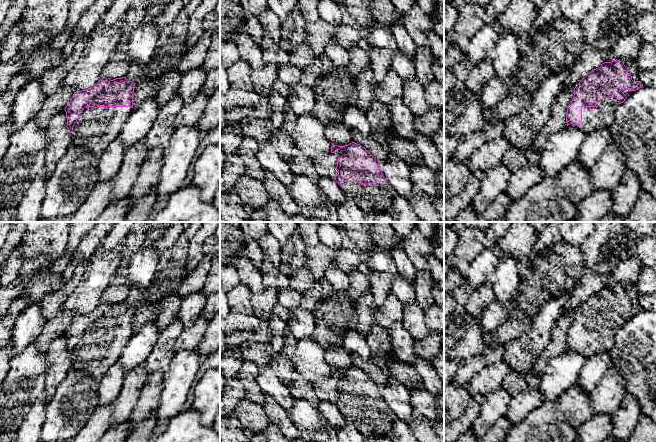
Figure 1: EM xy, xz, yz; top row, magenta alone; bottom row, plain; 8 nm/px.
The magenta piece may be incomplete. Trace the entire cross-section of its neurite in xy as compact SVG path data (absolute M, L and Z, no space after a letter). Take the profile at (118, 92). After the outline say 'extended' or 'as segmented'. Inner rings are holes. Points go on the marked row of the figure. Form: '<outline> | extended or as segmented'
M126 77L113 80L100 80L93 87L74 92L65 107L67 129L72 133L70 147L88 148L96 155L103 151L118 138L121 129L133 111L133 94L135 83Z | extended

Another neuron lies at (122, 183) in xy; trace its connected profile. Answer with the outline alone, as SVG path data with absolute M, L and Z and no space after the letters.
M144 139L127 148L122 165L112 179L111 202L128 197L148 151Z

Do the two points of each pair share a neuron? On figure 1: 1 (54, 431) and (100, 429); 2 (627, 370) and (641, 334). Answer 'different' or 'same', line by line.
1: different
2: same

